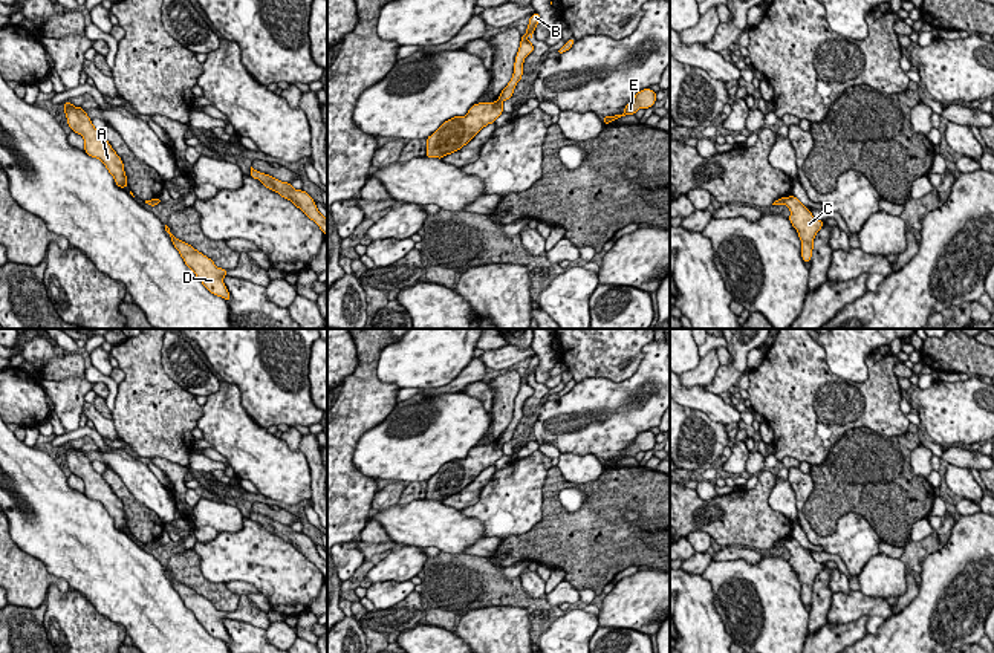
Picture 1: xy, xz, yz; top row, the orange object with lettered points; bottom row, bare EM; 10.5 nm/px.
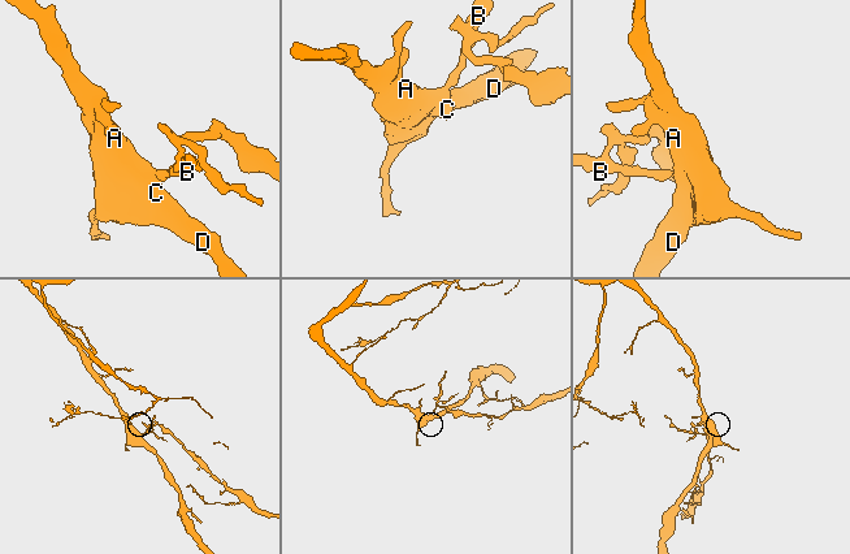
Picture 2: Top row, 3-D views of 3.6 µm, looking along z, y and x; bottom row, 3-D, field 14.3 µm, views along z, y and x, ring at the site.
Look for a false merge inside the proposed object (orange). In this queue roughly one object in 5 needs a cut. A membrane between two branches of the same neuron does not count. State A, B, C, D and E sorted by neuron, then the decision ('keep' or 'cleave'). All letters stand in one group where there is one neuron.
A C D / B E | cleave

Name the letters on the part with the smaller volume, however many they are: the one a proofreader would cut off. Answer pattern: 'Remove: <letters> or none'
Remove: B, E

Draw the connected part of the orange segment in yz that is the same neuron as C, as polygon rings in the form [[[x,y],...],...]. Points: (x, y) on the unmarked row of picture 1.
[[[792,537],[784,540],[784,547],[791,554],[789,564],[801,583],[801,601],[807,606],[812,601],[814,581],[823,570],[823,563],[815,561],[809,551]]]

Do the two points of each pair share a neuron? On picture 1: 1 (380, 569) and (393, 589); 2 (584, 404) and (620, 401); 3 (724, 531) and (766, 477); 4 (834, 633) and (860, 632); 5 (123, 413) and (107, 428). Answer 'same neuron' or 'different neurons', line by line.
1: different neurons
2: same neuron
3: same neuron
4: same neuron
5: different neurons

